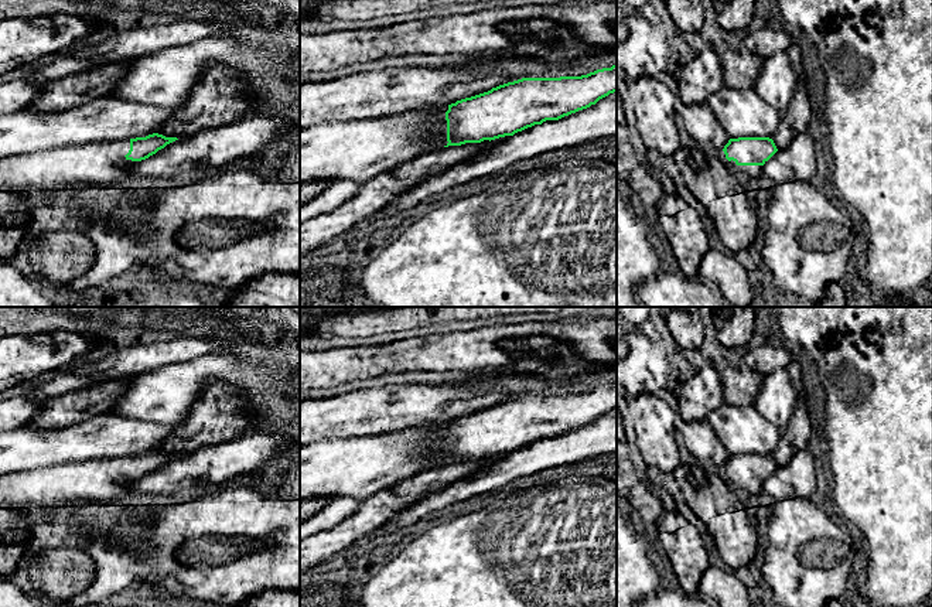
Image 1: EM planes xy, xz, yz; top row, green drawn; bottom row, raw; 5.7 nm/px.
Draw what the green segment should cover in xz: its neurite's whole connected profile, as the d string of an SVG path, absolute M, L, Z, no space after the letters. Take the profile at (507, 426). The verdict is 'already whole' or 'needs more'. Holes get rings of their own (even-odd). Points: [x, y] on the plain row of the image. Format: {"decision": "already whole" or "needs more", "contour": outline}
{"decision": "needs more", "contour": "M617 382L581 393L522 395L448 422L434 447L448 463L513 453L617 409Z"}

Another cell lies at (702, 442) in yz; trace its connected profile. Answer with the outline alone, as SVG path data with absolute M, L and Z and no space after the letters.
M679 416L675 430L682 433L687 450L699 461L711 460L716 466L723 467L728 460L728 451L718 440L707 419L685 422Z

